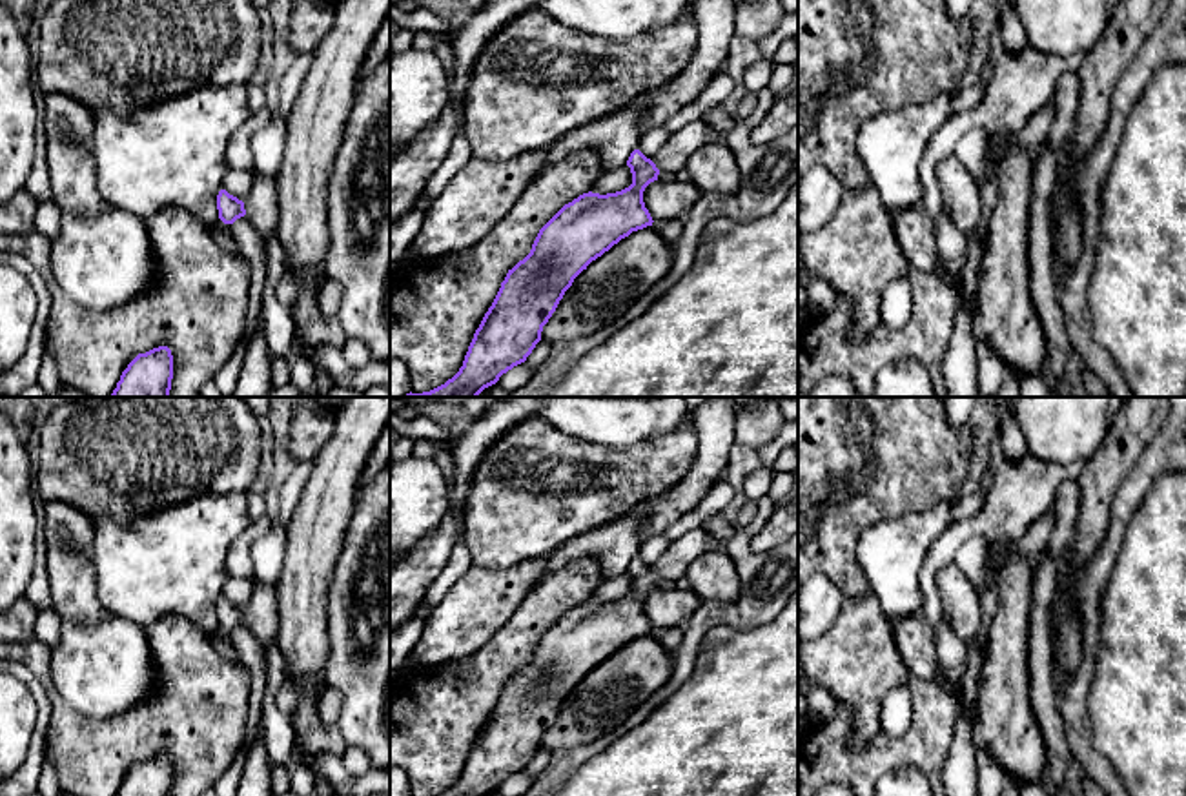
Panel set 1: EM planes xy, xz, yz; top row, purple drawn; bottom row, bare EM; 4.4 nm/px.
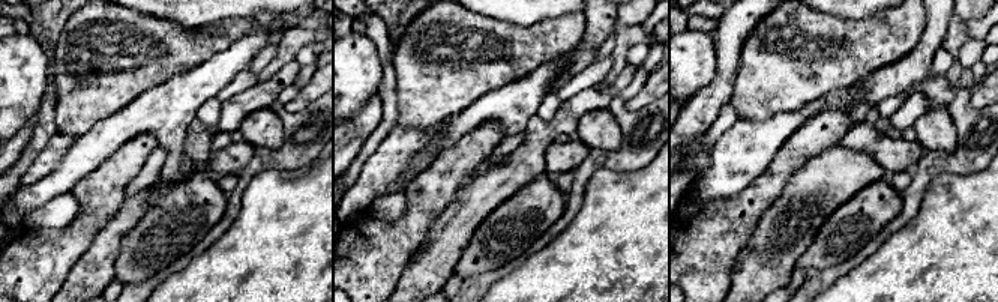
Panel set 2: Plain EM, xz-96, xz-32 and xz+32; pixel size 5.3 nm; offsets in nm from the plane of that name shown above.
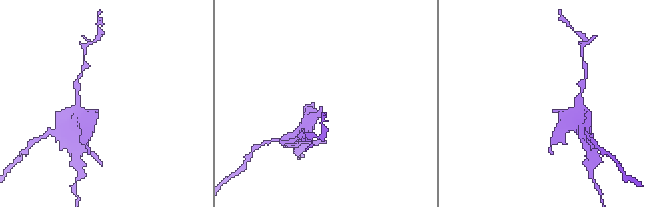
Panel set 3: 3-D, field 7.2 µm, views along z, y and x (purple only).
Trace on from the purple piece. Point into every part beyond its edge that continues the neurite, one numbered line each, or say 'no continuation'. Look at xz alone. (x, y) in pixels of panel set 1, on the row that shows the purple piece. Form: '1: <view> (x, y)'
1: xz (674, 153)

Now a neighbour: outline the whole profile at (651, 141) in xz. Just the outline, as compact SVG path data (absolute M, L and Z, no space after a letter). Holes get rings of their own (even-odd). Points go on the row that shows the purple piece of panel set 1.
M658 126L652 129L647 129L639 137L639 146L638 149L647 157L654 158L656 153L663 148L663 144L669 140L670 131L665 126Z

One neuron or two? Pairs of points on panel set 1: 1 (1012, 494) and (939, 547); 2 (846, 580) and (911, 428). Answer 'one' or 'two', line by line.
1: one
2: one

